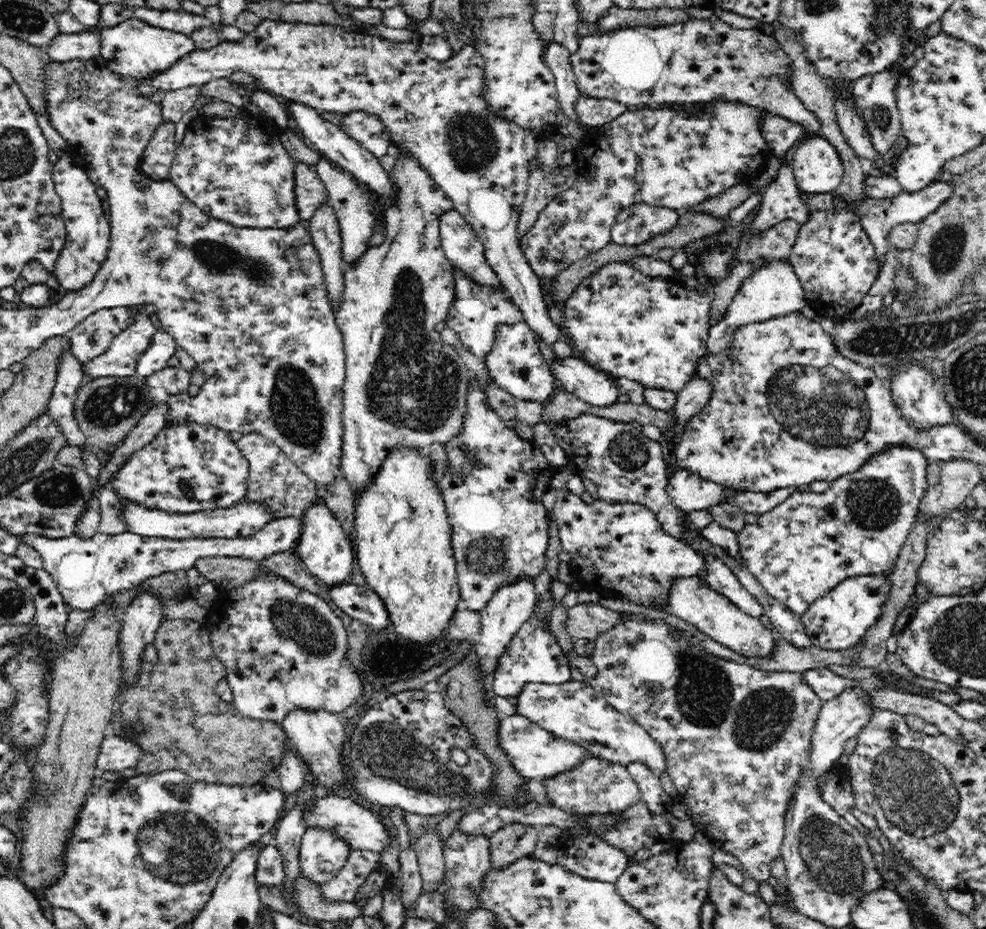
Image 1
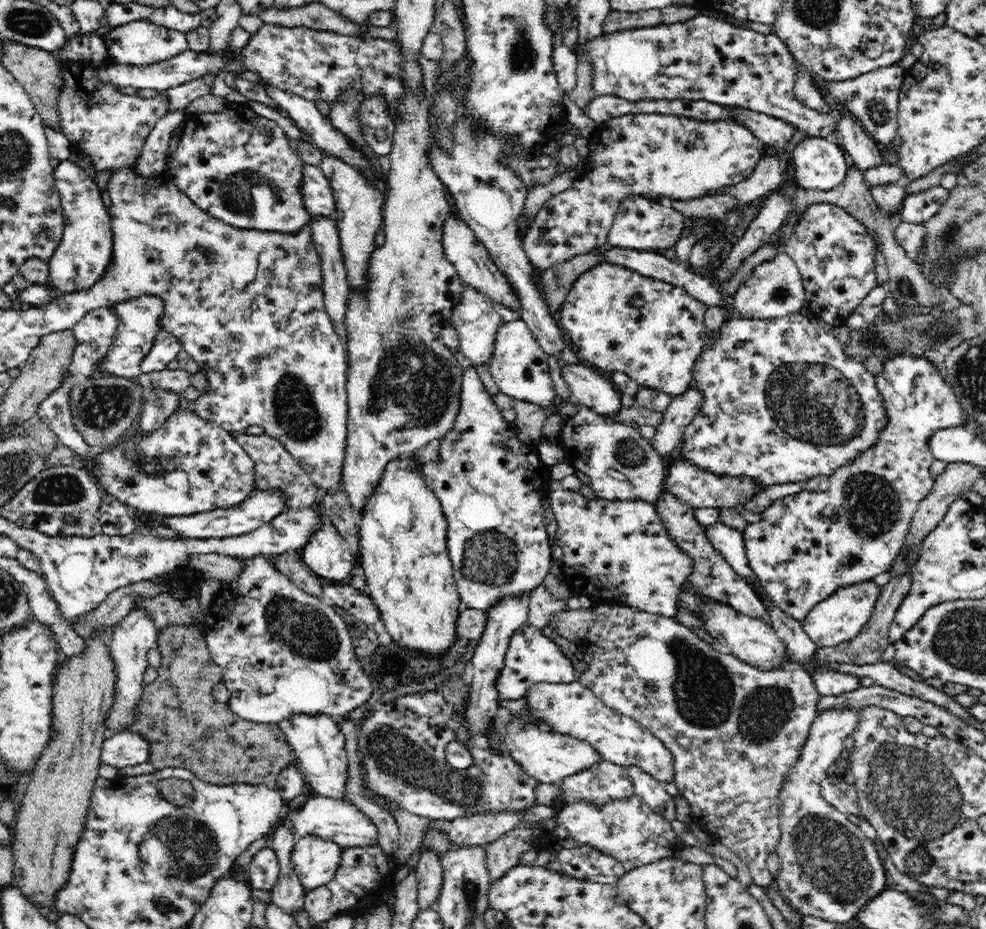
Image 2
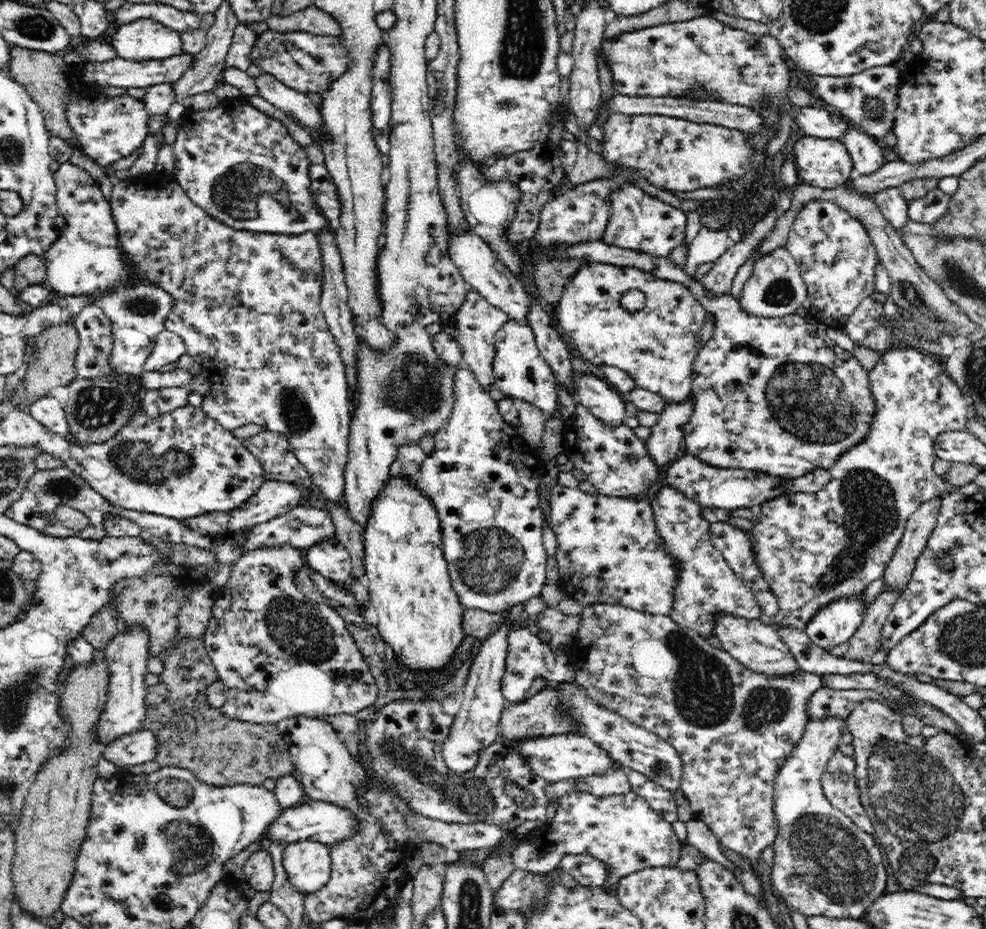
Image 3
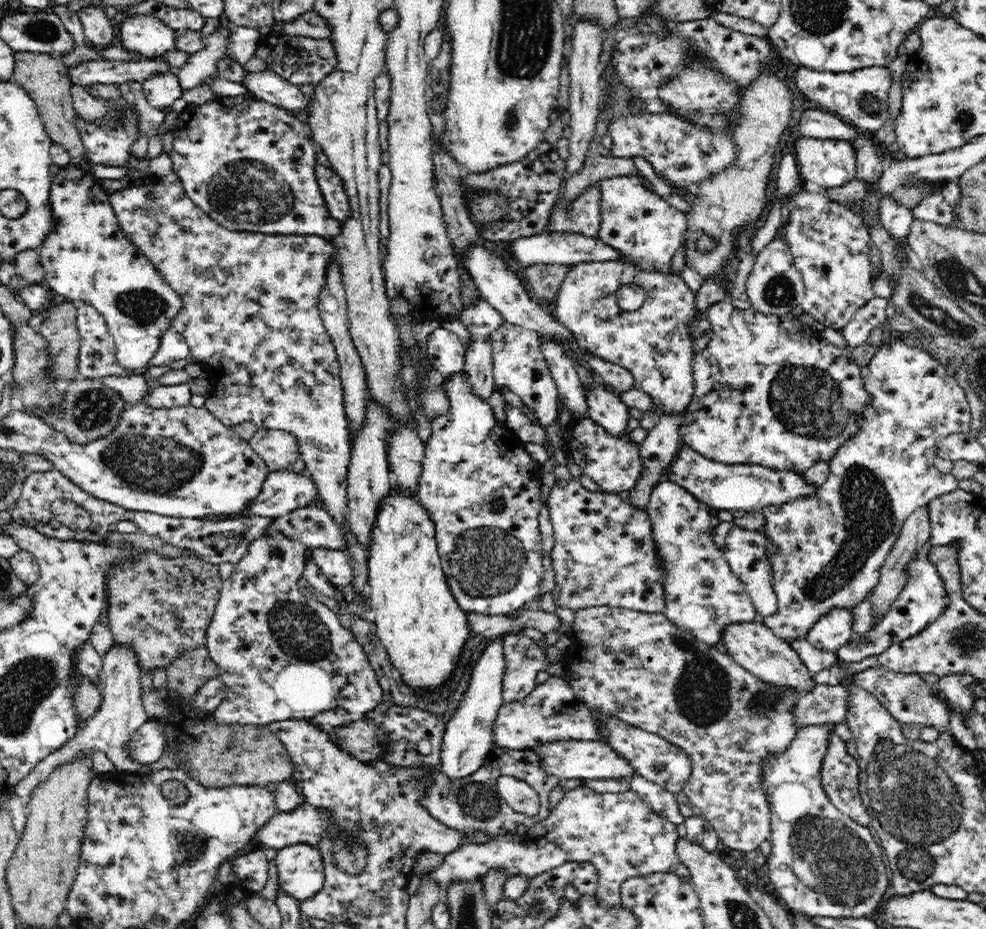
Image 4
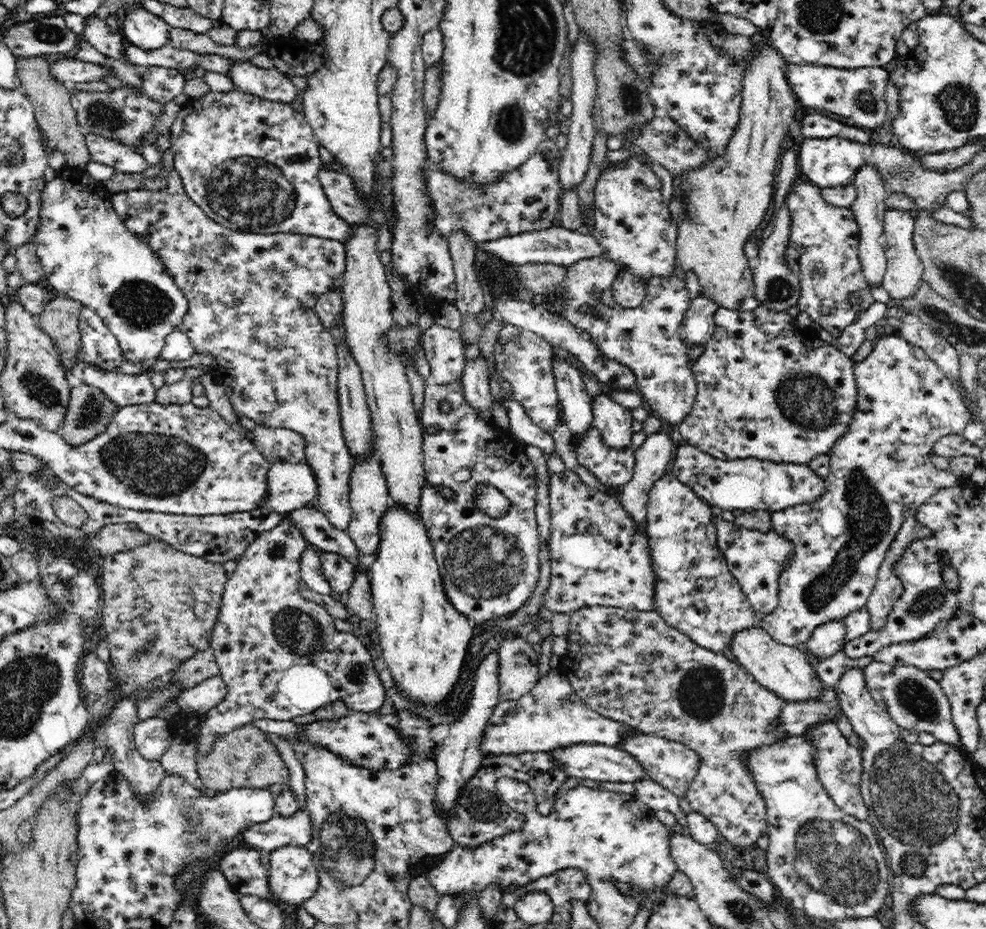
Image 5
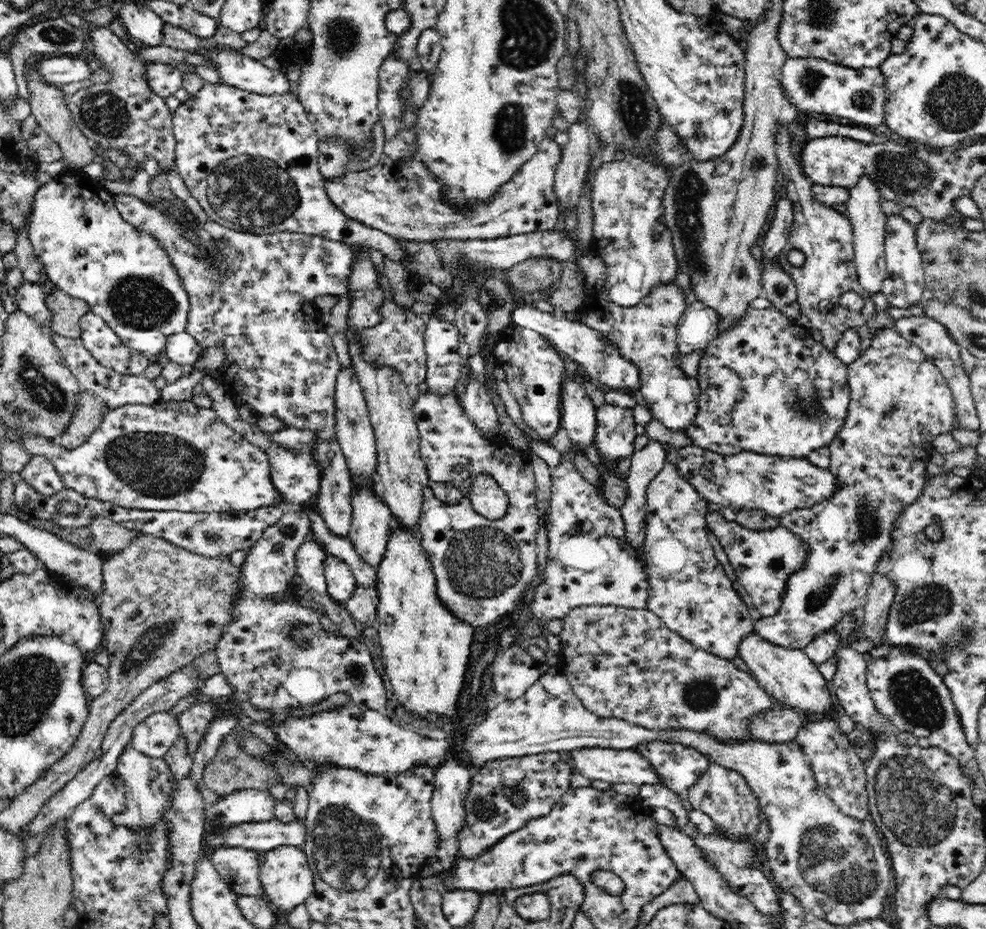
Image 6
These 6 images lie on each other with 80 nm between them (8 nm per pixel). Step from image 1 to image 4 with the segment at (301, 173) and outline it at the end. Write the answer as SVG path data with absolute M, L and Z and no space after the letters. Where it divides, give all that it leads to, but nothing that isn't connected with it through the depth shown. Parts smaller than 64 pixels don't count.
M315 166L316 181L324 197L331 217L343 222L351 216L350 196L344 189L344 181L330 168Z

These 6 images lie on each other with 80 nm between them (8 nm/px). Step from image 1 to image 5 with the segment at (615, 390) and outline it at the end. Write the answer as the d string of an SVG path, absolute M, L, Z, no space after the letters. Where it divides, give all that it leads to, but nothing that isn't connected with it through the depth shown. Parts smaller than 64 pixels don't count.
M606 394L592 399L592 425L600 432L602 441L610 448L624 450L633 447L630 441L632 434L632 413L620 404L616 404Z

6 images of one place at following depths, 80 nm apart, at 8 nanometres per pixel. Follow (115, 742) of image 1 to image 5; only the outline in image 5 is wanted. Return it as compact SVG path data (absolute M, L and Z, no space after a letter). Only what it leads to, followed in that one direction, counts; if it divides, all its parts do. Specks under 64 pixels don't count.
M154 716L140 721L133 733L137 751L148 760L159 761L175 738L170 726L170 720Z

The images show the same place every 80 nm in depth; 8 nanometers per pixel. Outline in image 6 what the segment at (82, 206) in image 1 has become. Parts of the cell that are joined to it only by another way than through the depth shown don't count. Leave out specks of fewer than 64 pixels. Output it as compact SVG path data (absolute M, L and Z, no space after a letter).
M81 168L78 170L65 169L59 175L56 175L52 182L42 186L34 196L33 209L31 217L28 220L27 234L35 253L40 257L43 268L47 272L48 278L51 280L55 288L67 292L72 298L85 300L90 307L90 311L98 316L101 316L106 324L122 339L126 347L131 350L137 350L139 354L149 358L150 360L161 359L164 355L164 350L167 345L167 340L170 335L184 332L187 328L188 315L191 309L188 293L185 291L183 284L175 265L168 258L167 252L163 249L163 245L155 239L151 233L144 232L143 229L138 229L135 225L130 224L120 214L116 208L115 195L110 193L104 186L103 181L93 179L87 175Z

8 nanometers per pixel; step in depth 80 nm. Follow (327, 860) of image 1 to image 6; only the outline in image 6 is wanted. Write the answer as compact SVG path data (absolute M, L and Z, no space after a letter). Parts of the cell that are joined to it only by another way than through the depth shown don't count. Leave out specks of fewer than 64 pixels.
M280 846L269 850L264 855L264 865L260 870L260 883L264 888L265 898L276 912L292 911L303 904L314 893L315 883L313 871L301 847Z

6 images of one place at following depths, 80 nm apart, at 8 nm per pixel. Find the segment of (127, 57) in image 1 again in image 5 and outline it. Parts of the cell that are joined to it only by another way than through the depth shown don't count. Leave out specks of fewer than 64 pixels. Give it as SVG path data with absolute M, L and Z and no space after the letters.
M127 7L120 33L126 43L144 50L155 50L168 44L170 28L159 16L144 7Z

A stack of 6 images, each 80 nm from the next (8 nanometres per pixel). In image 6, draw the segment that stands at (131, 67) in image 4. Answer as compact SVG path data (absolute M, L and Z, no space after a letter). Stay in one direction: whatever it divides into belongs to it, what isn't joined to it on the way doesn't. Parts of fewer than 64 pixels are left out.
M51 57L42 59L37 64L44 82L59 87L62 84L86 80L92 74L88 63L76 57Z

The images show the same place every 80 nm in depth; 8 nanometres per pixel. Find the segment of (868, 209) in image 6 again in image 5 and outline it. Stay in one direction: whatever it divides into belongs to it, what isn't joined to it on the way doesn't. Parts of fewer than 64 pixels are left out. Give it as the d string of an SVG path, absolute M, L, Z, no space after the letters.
M862 165L855 172L856 198L849 206L858 227L860 227L860 244L858 244L858 257L862 263L862 273L868 281L870 288L881 285L884 275L887 271L888 259L885 255L884 237L883 237L883 220L886 210L885 200L888 194L882 186L880 174L873 170L873 166Z

